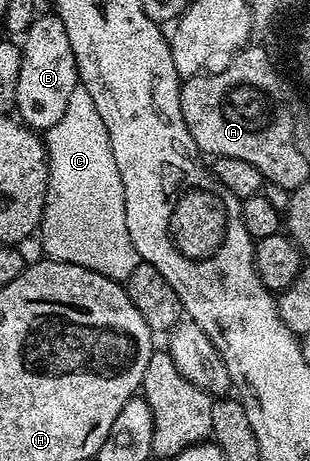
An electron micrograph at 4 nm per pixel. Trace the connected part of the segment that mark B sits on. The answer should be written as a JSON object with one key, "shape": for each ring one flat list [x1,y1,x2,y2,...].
{"shape":[[32,31,25,33,28,34,28,41,20,41,22,58,20,79,16,79,16,113,22,124,29,125,35,131,45,131,56,127,58,120,64,116,72,91,76,91,80,83,76,55,72,55,72,43,68,43,68,31,60,33,58,43,54,39,52,45,40,45,36,43,40,35,32,35]]}

